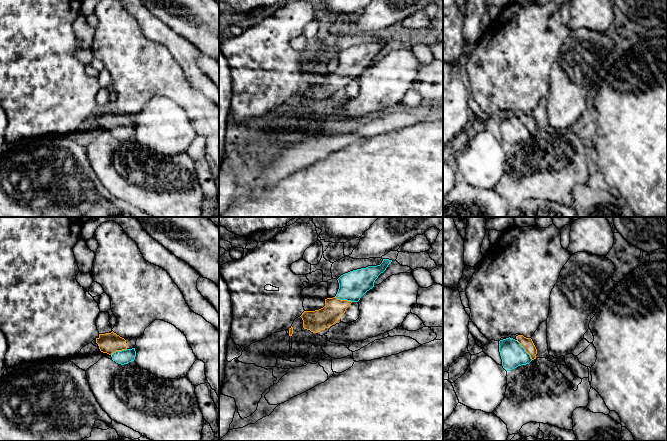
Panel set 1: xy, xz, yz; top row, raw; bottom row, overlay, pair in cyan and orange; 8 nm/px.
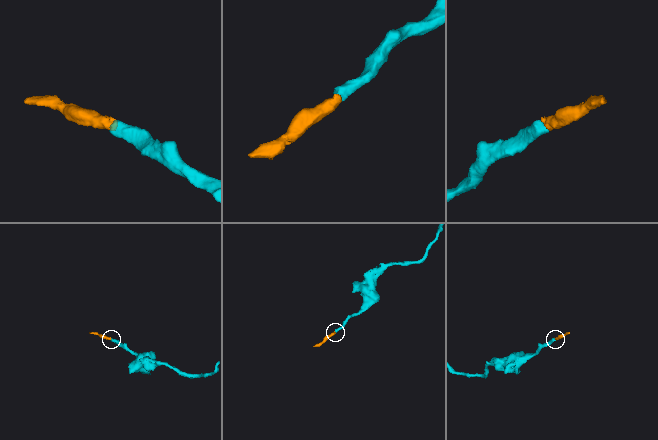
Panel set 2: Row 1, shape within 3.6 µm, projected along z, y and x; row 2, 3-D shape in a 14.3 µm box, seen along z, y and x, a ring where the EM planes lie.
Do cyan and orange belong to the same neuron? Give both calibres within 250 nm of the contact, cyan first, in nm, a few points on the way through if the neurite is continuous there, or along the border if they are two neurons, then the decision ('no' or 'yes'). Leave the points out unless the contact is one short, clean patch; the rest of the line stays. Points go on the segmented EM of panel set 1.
190 nm thick on the cyan side, 90 nm on the other; runs through yz (512, 354), (524, 350), (527, 343); yes

